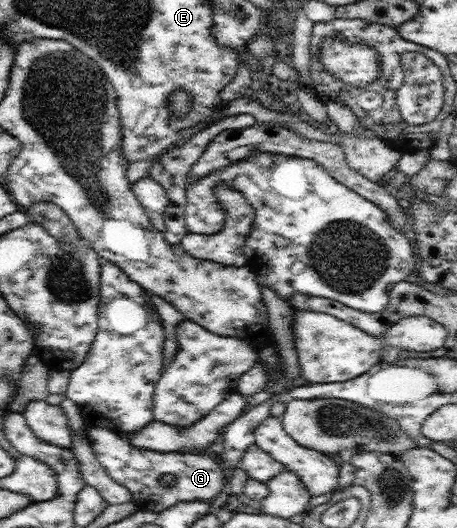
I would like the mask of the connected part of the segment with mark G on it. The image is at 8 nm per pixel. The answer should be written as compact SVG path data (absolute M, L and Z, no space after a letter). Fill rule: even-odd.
M109 428L88 429L88 441L107 474L128 489L133 504L141 510L161 512L177 503L207 501L213 502L222 492L226 482L223 465L218 459L205 453L193 454L188 451L157 452L131 445L127 437L109 430ZM163 474L175 474L175 484L165 486L159 484Z

